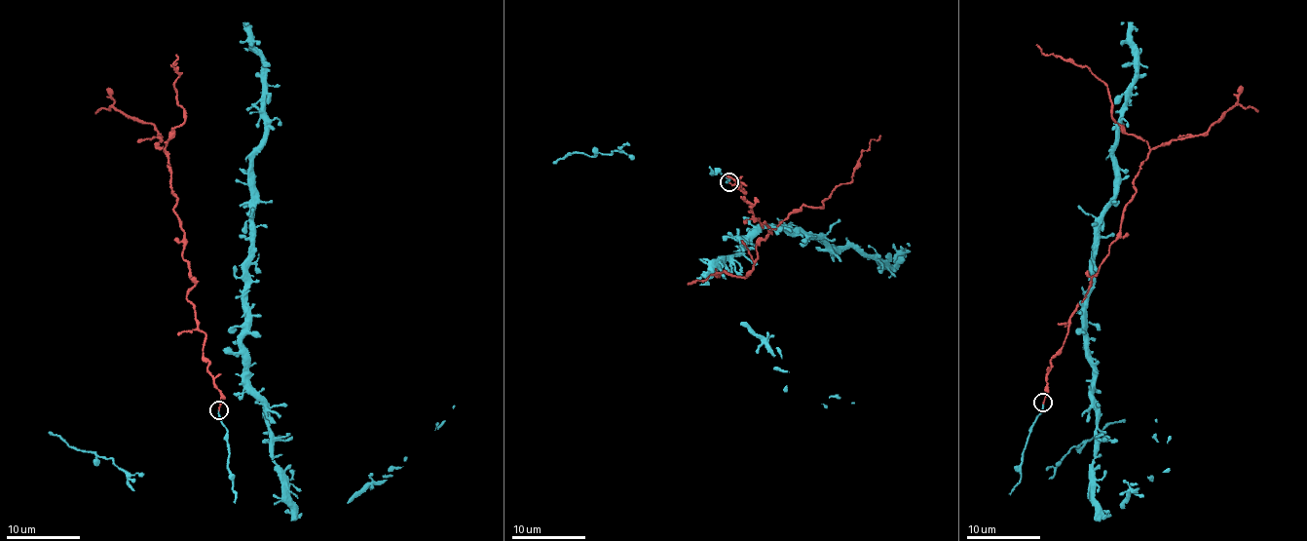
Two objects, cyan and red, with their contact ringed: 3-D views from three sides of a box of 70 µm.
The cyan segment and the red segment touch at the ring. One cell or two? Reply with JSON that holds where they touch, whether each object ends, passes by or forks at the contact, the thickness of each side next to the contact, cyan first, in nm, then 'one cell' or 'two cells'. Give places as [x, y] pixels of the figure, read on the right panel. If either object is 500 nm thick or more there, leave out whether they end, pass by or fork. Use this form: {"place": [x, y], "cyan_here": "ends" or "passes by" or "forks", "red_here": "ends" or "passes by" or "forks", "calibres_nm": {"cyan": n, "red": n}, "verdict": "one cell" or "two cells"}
{"place": [1043, 403], "cyan_here": "ends", "red_here": "ends", "calibres_nm": {"cyan": 150, "red": 140}, "verdict": "one cell"}

